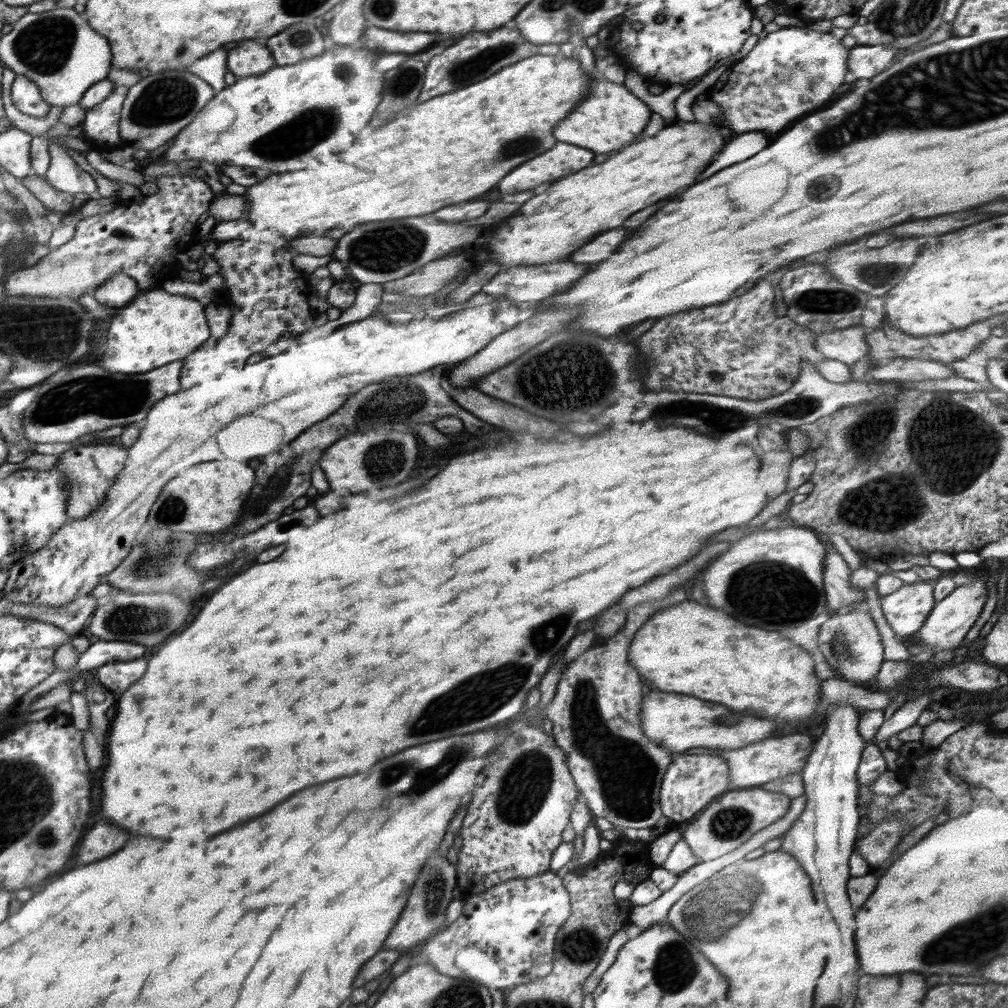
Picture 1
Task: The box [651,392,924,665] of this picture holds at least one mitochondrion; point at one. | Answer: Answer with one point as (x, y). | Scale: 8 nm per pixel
(750, 591)

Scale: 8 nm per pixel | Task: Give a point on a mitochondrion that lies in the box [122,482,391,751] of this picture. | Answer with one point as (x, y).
(153, 561)

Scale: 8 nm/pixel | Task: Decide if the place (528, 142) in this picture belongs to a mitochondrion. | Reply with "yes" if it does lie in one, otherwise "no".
yes

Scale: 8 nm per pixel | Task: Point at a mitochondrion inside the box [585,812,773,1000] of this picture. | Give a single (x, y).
(698, 916)

